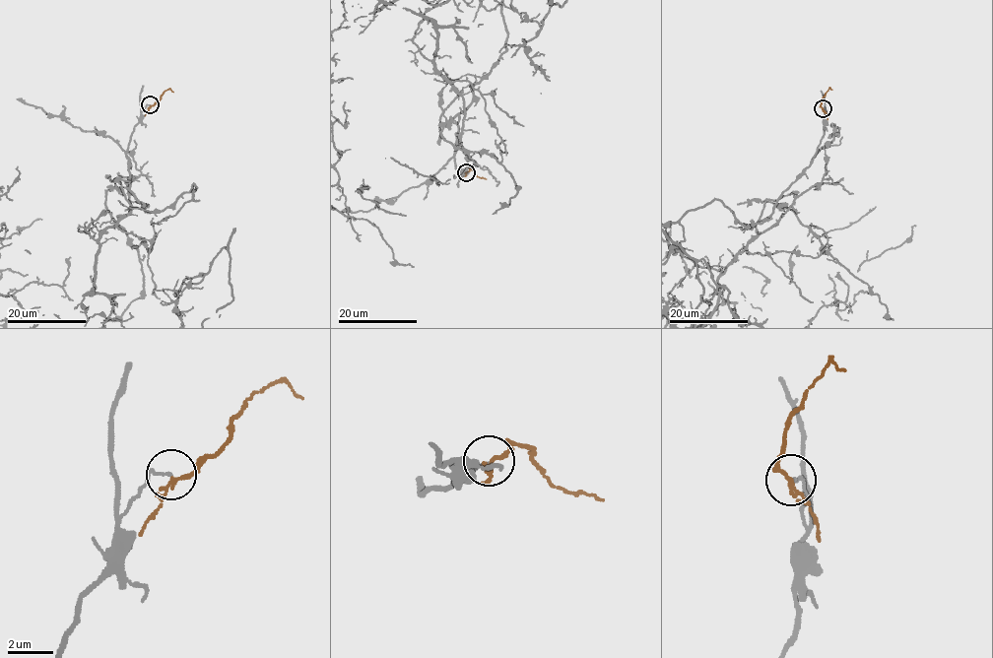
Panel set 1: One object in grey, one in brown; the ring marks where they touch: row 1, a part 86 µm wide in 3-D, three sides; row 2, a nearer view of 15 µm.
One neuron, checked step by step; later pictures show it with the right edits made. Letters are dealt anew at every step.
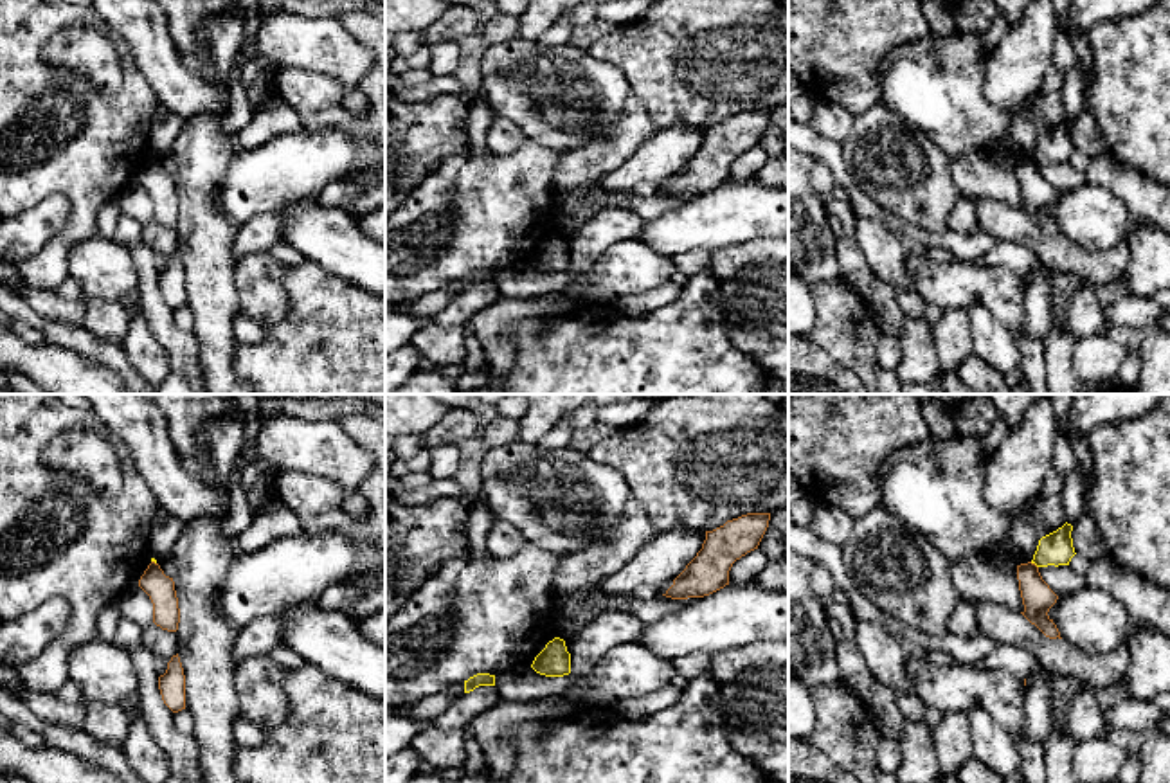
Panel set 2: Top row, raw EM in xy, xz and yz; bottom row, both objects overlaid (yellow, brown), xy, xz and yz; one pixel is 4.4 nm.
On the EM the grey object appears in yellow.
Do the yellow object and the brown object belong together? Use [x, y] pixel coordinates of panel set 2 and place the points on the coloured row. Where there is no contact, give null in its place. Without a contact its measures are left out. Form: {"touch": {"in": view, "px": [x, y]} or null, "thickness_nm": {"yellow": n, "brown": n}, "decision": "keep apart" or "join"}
{"touch": {"in": "yz", "px": [1034, 562]}, "thickness_nm": {"yellow": 140, "brown": 140}, "decision": "keep apart"}

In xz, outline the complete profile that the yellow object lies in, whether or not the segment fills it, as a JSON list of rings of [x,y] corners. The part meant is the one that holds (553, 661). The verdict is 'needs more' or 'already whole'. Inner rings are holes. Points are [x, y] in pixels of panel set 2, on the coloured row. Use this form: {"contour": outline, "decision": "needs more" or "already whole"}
{"contour": [[[554,637],[545,648],[535,657],[531,668],[545,677],[563,677],[571,673],[571,653],[567,652],[565,641]]], "decision": "already whole"}

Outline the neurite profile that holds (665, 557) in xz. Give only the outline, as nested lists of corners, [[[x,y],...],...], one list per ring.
[[[693,527],[661,531],[646,542],[628,563],[608,574],[599,587],[608,596],[625,596],[639,585],[662,587],[675,580],[697,556],[706,531]]]

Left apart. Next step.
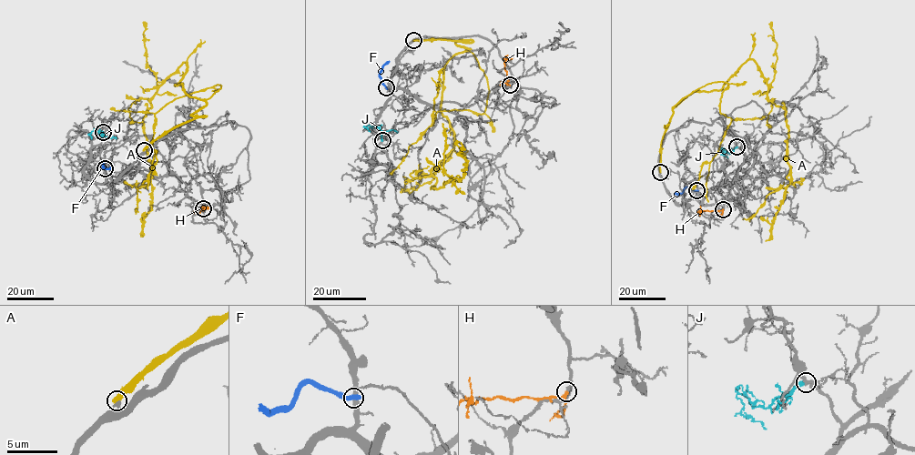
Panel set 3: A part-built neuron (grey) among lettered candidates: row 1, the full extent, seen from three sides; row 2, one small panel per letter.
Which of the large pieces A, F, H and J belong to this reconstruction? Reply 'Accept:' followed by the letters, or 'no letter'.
Accept: no letter

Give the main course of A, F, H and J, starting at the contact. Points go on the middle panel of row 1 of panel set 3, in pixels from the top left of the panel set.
A: (413, 40), (470, 48), (446, 64), (452, 151), (431, 171), (438, 189), (461, 179), (445, 171), (442, 123)
F: (385, 87), (380, 75), (389, 61)
H: (510, 85), (504, 68), (504, 61), (508, 60)
J: (382, 140), (381, 130), (368, 125), (366, 127), (370, 131)

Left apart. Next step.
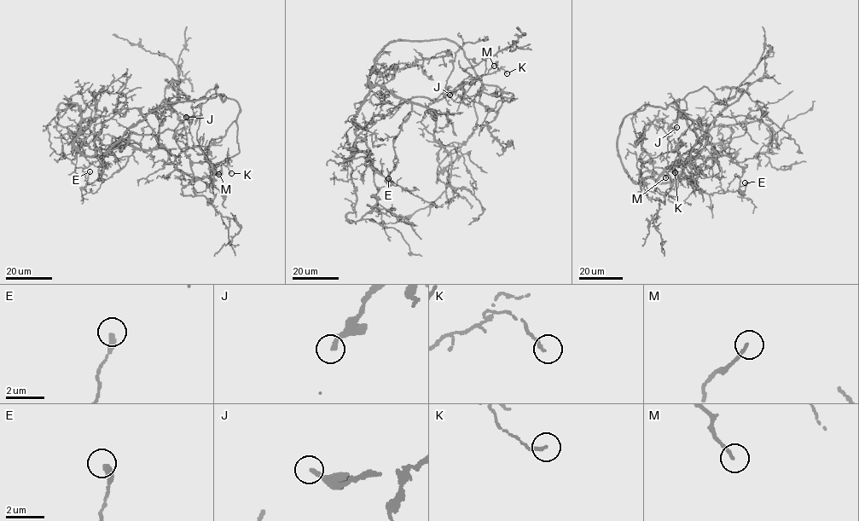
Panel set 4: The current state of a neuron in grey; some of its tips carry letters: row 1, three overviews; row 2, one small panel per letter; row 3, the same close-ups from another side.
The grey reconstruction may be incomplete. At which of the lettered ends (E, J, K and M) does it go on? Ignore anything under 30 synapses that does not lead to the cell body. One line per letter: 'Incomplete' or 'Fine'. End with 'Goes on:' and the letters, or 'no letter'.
E: Fine
J: Incomplete
K: Fine
M: Fine
Goes on: J

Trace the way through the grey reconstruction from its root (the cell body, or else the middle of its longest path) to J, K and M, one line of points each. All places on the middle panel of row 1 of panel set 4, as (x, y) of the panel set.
J: (435, 127), (433, 136), (449, 153), (476, 128), (474, 103), (463, 103), (462, 88), (457, 86), (449, 95)
K: (435, 127), (437, 119), (427, 107), (399, 101), (416, 96), (439, 101), (480, 75), (502, 68), (507, 73)
M: (435, 127), (437, 119), (427, 107), (399, 101), (416, 96), (439, 101), (494, 66)

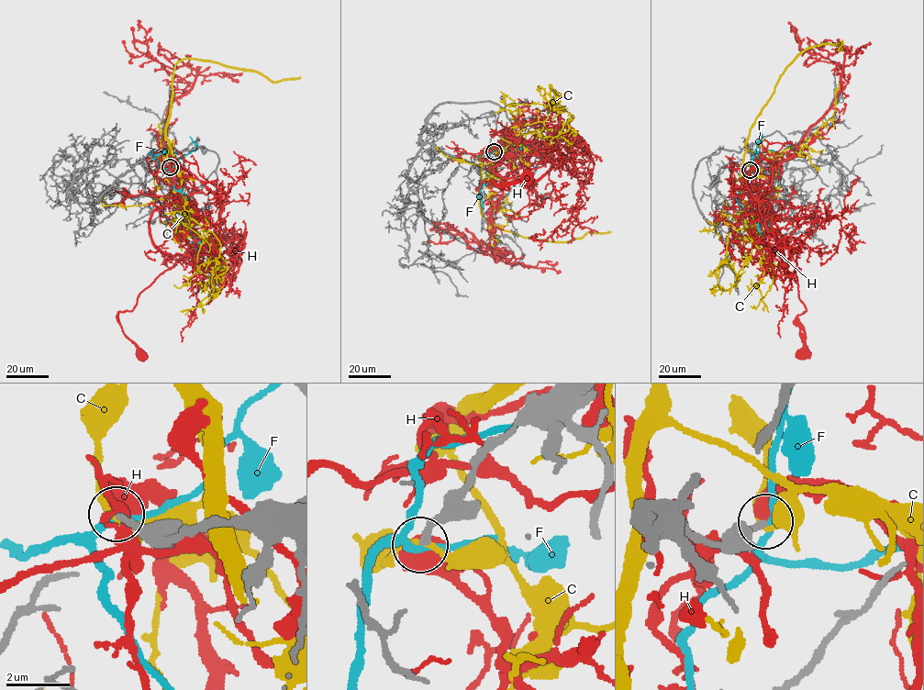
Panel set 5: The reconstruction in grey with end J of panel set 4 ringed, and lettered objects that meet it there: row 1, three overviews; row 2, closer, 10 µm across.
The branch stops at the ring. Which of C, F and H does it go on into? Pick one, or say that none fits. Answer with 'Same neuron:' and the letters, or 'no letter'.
Same neuron: no letter

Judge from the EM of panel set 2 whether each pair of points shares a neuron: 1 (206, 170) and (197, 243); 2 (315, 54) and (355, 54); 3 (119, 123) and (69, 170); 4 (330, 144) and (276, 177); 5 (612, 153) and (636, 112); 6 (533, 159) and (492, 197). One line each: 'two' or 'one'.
1: one
2: one
3: one
4: one
5: one
6: one

